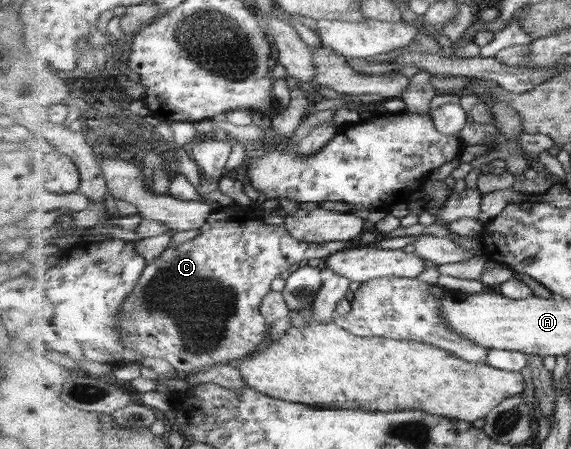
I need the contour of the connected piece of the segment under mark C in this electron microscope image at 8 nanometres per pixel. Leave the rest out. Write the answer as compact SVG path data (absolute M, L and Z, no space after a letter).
M236 203L233 206L226 208L216 207L210 214L209 221L206 221L201 227L198 236L181 245L170 245L160 257L154 259L147 265L137 287L132 291L132 294L124 300L124 304L119 310L117 327L126 331L124 345L126 345L127 349L133 350L136 354L141 354L142 356L164 359L170 363L174 369L183 371L186 375L193 375L212 365L234 364L238 360L246 359L248 356L254 356L257 352L256 347L266 339L266 331L271 331L270 324L266 323L266 317L264 317L261 312L261 307L263 305L262 301L271 294L273 291L271 286L280 278L280 275L282 275L284 271L292 271L294 268L307 263L310 259L323 260L324 257L330 258L336 253L341 253L342 251L347 251L348 249L356 247L358 247L356 241L353 240L346 242L325 242L320 244L307 243L295 239L295 236L288 232L284 225L270 225L261 221L261 218L258 217L251 207L241 206Z

